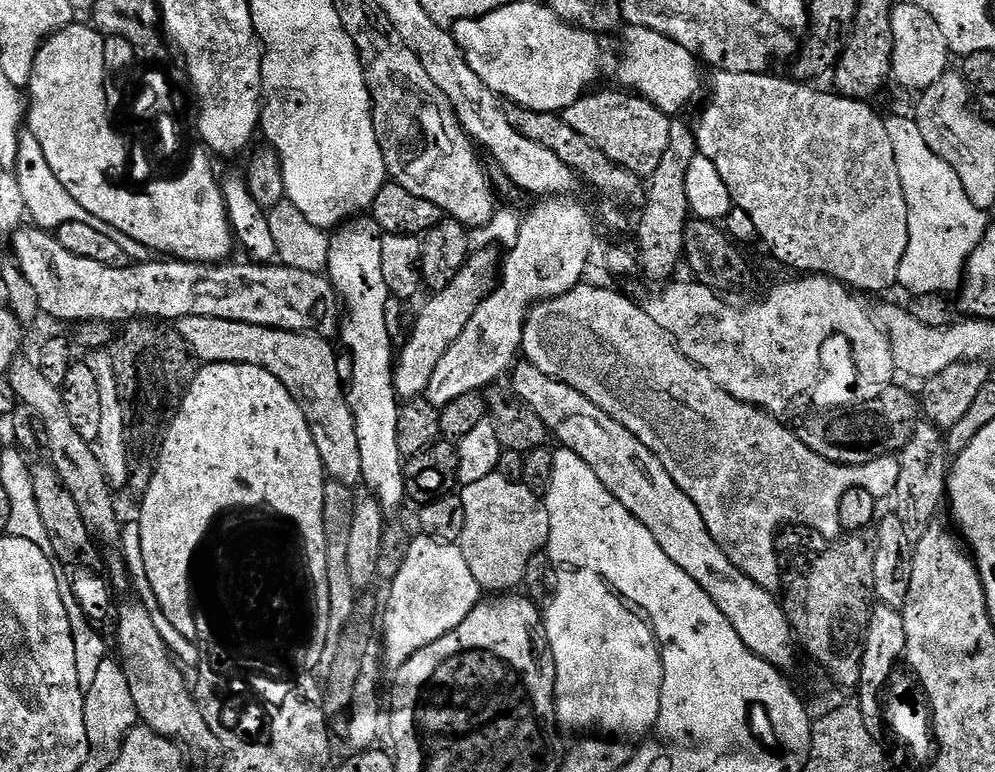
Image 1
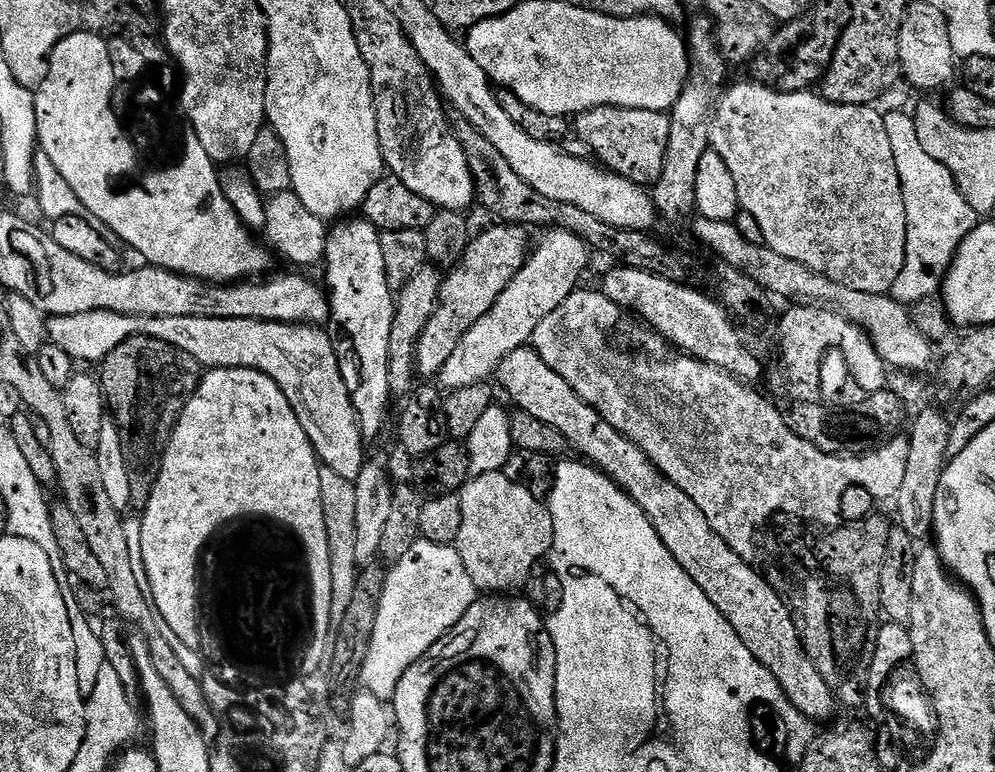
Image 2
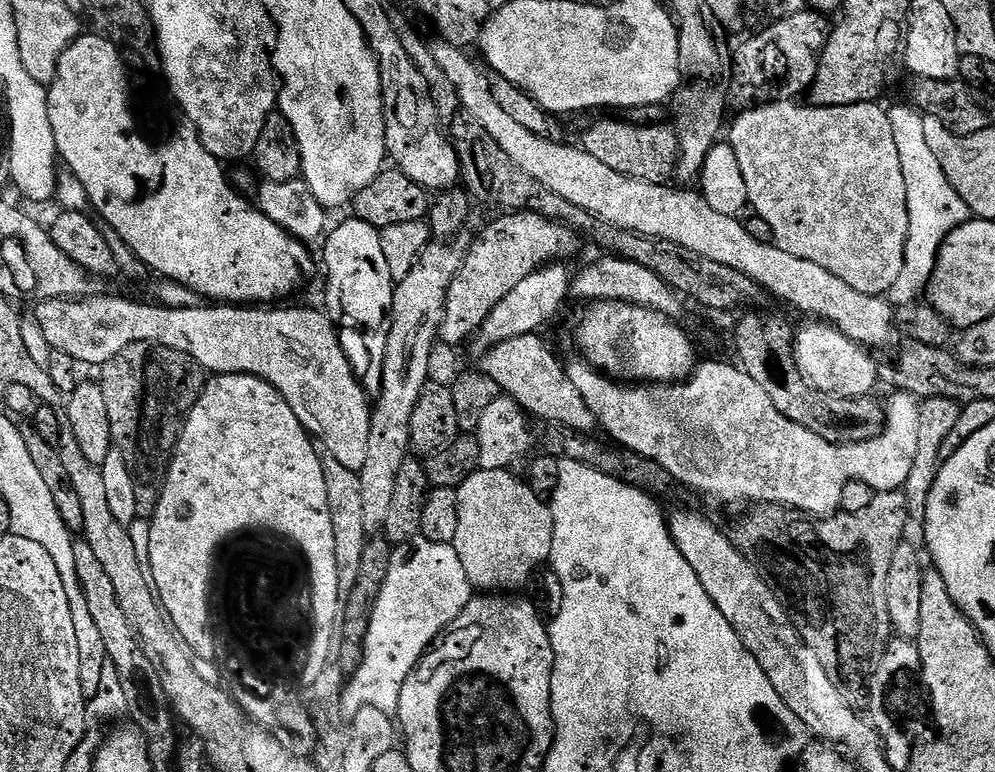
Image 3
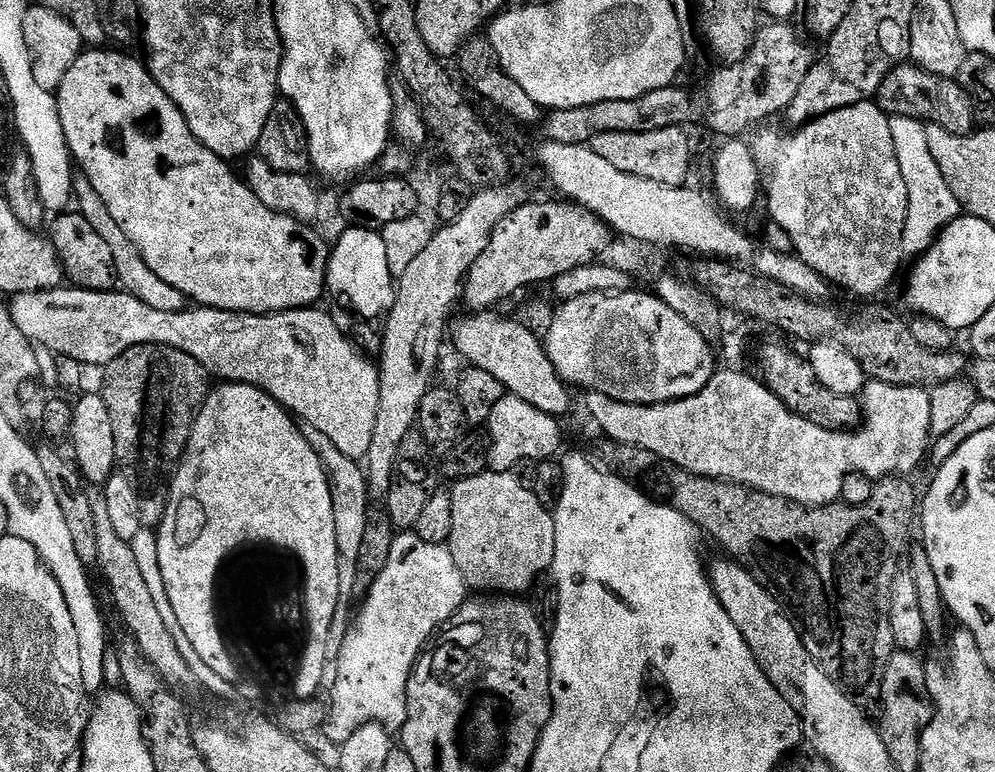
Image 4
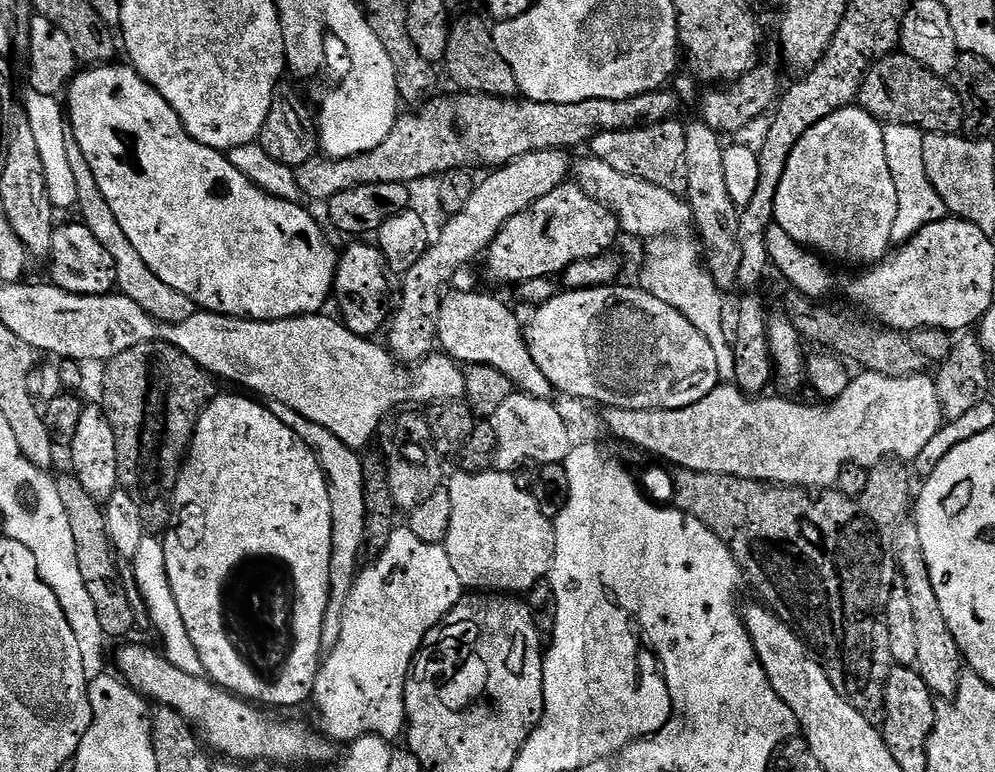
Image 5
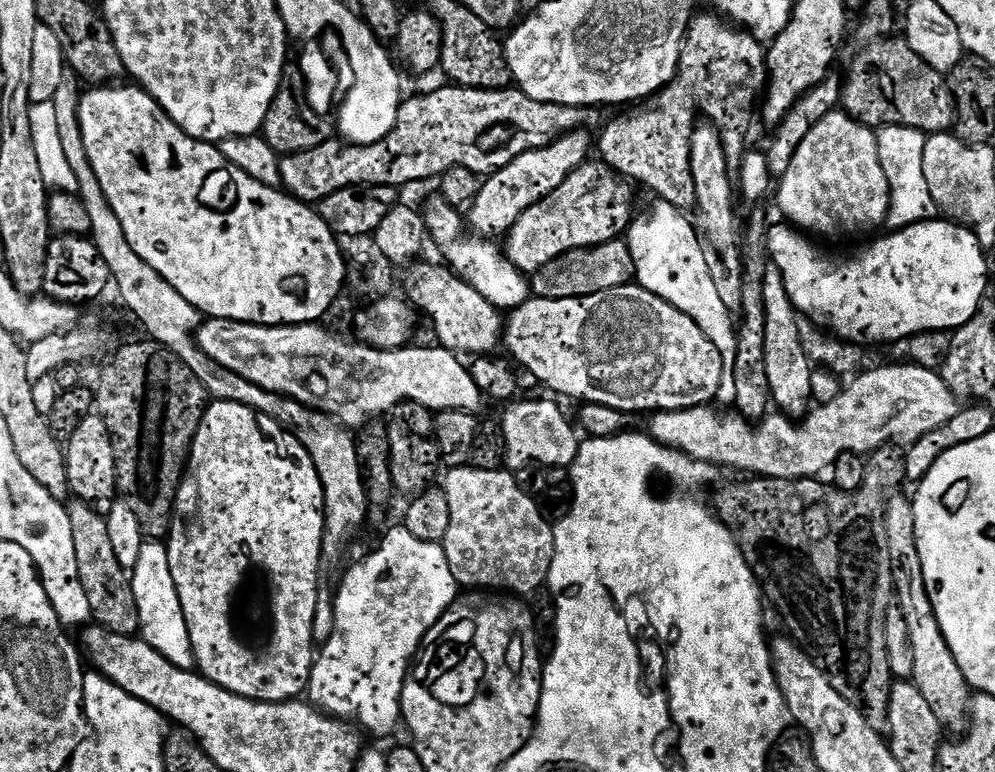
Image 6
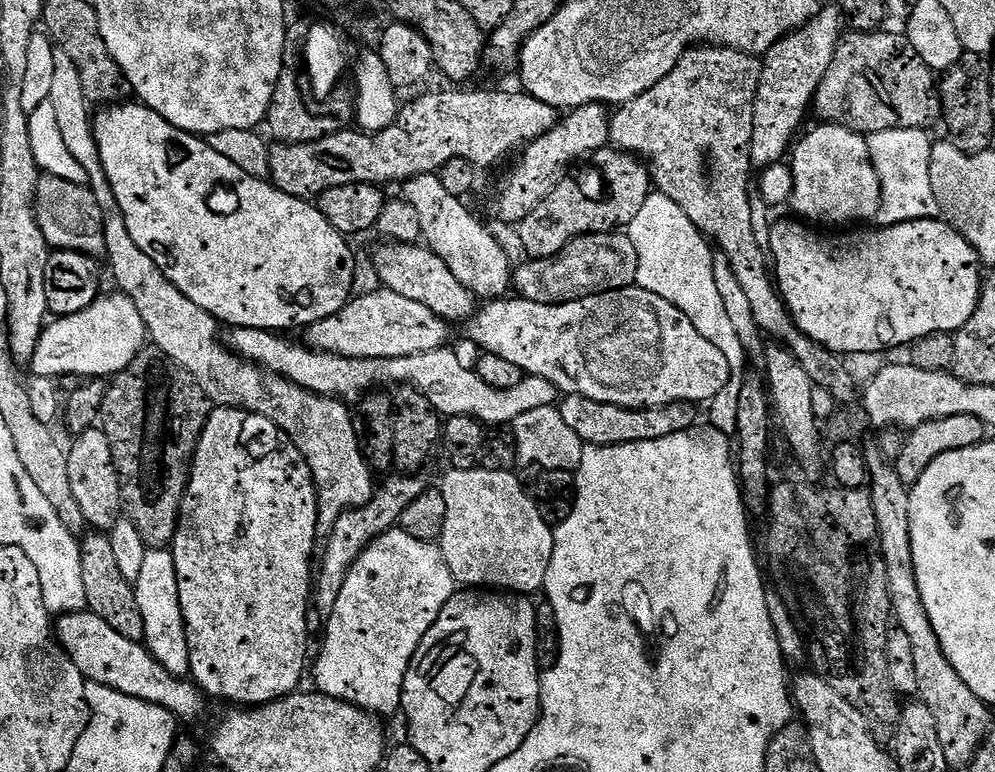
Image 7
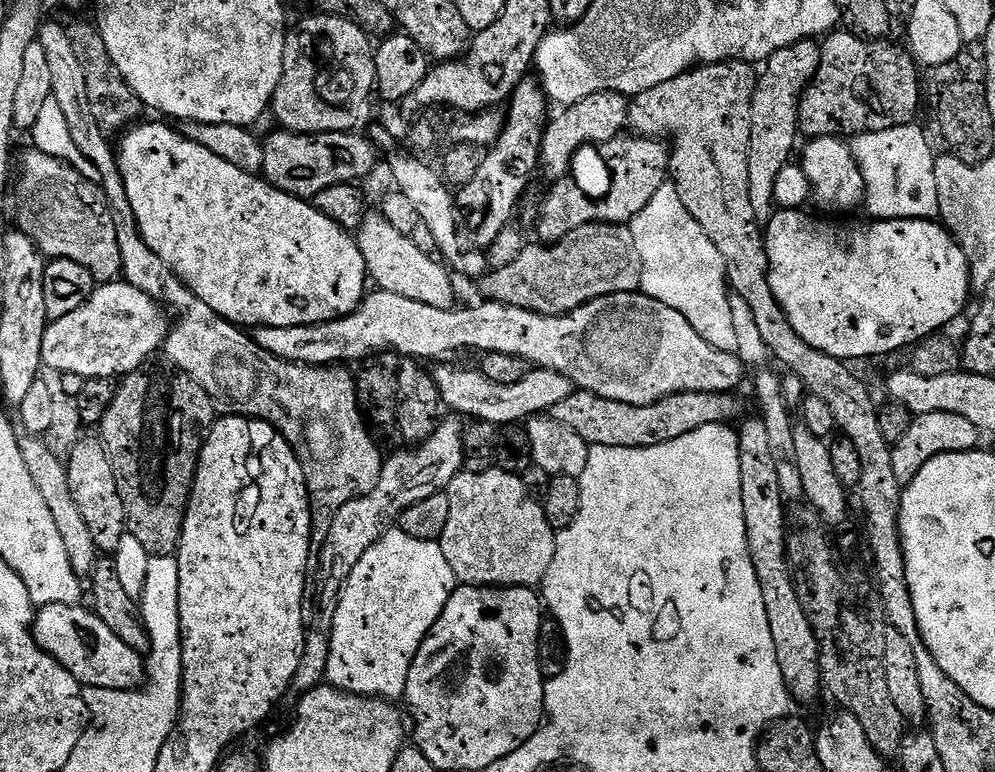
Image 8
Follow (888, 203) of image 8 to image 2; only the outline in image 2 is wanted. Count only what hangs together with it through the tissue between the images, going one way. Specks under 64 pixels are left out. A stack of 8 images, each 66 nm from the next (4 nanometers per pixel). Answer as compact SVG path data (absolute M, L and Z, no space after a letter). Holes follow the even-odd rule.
M904 112L883 113L886 134L890 134L890 146L894 150L894 166L898 166L898 178L902 182L902 198L906 202L906 254L905 265L898 275L898 280L894 282L891 290L891 297L899 304L911 306L922 302L922 298L930 298L941 291L944 283L944 276L948 272L948 267L952 264L952 259L956 257L956 252L962 246L964 239L976 229L978 223L978 213L962 198L962 190L954 182L950 170L942 166L942 162L937 162L935 158L930 158L918 138L915 119Z

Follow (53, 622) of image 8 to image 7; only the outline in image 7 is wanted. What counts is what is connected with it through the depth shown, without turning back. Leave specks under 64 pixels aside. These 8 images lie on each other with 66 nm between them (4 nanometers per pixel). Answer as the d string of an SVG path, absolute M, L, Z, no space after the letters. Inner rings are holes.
M85 610L83 612L66 612L55 621L54 635L61 648L78 666L85 681L102 688L113 688L118 694L138 698L162 706L172 713L177 721L196 720L204 712L205 693L188 678L177 678L170 674L149 654L141 642L122 638L122 635L104 622L98 614Z

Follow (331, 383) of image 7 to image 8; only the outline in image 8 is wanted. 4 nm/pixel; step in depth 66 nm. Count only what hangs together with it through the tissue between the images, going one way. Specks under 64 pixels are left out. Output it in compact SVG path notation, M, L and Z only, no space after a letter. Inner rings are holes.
M441 363L440 369L435 369L434 375L436 385L440 391L441 401L448 404L461 417L472 416L476 420L485 420L497 426L505 424L520 424L527 422L534 416L551 413L558 402L566 402L570 394L574 391L574 385L566 374L559 373L558 370L549 368L533 367L518 382L513 384L503 384L502 382L490 382L478 370L472 372L455 372L450 365Z

